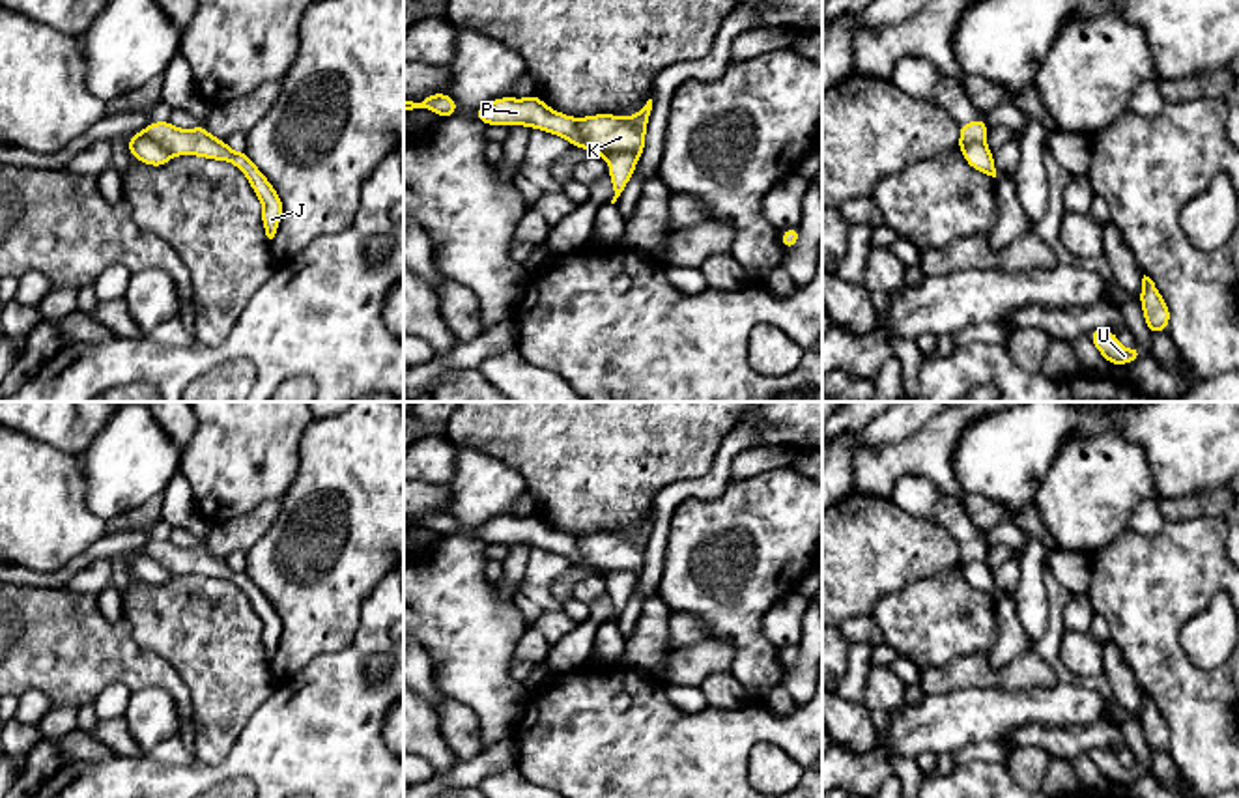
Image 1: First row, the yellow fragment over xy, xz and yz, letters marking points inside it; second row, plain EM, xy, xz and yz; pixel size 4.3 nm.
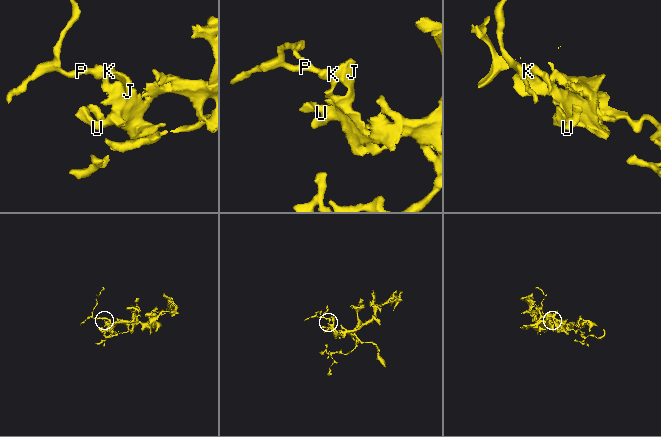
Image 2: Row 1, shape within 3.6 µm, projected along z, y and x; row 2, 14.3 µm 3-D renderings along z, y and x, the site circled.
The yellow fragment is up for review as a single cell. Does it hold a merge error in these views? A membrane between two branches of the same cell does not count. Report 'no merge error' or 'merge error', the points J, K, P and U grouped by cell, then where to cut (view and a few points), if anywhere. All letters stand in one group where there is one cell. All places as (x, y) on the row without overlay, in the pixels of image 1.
merge error | J K U / P | xz (576, 539), (576, 550), (608, 576)

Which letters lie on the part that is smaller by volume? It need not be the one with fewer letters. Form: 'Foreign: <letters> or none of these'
Foreign: P

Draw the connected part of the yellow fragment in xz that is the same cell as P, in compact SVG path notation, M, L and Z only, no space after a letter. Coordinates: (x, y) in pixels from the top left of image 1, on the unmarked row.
M538 514L525 518L499 516L477 527L473 534L486 544L527 544L531 548L542 548L566 557L572 566L592 568L596 574L607 577L604 568L581 557L576 536L549 527Z

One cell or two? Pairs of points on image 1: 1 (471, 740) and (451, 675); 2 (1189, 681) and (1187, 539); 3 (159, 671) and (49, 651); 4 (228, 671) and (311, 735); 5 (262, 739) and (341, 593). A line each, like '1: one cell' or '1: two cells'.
1: two cells
2: one cell
3: one cell
4: two cells
5: two cells

